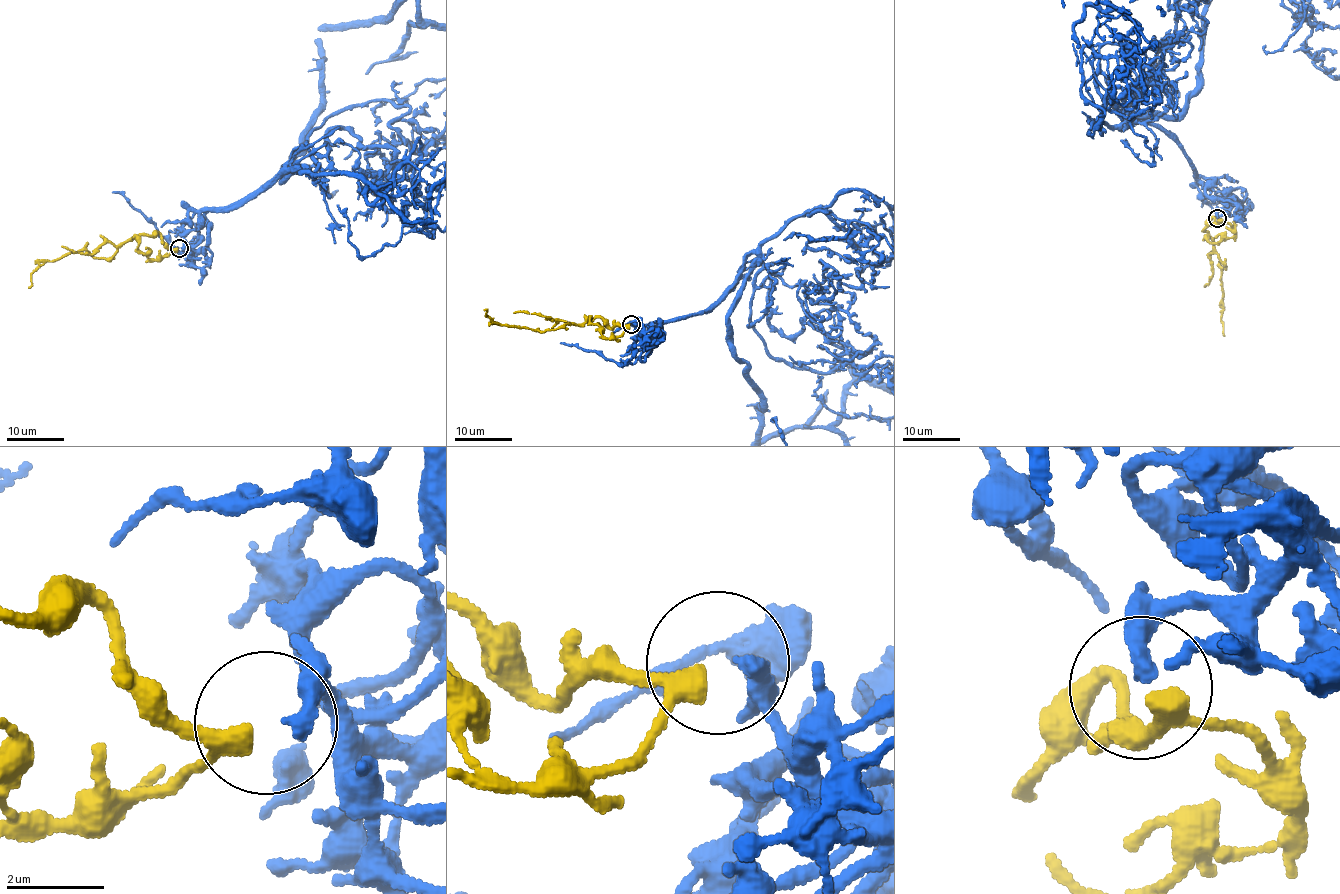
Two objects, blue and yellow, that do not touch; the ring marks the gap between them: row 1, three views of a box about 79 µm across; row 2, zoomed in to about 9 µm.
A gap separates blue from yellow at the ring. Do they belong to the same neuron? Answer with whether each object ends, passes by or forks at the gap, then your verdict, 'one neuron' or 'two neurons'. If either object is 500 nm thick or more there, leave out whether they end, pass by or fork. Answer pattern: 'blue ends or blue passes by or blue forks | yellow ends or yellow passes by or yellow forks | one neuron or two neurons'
blue ends | yellow passes by | one neuron

